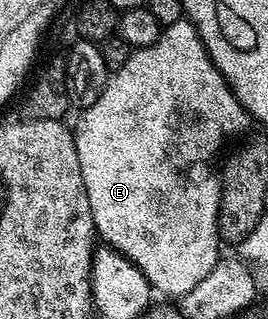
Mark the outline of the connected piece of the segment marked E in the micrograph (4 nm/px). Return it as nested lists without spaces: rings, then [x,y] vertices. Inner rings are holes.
[[[179,17],[175,23],[167,22],[162,28],[162,35],[156,42],[147,47],[140,47],[131,50],[128,61],[120,65],[118,71],[113,72],[107,78],[106,86],[102,88],[100,97],[90,107],[81,112],[78,124],[73,124],[74,148],[76,157],[79,158],[80,173],[84,177],[84,189],[88,193],[88,205],[92,205],[92,217],[94,218],[94,230],[97,238],[107,247],[113,247],[115,251],[140,269],[144,277],[149,281],[151,288],[158,291],[162,297],[175,295],[181,297],[188,294],[212,269],[218,264],[220,252],[218,243],[220,236],[218,233],[218,210],[222,200],[222,180],[216,167],[209,163],[209,159],[229,141],[233,135],[238,135],[246,126],[252,123],[251,117],[240,105],[240,101],[232,93],[232,89],[226,83],[225,77],[216,69],[216,65],[210,60],[210,54],[206,52],[206,47],[202,39],[196,33],[196,29],[190,24],[189,19]]]

